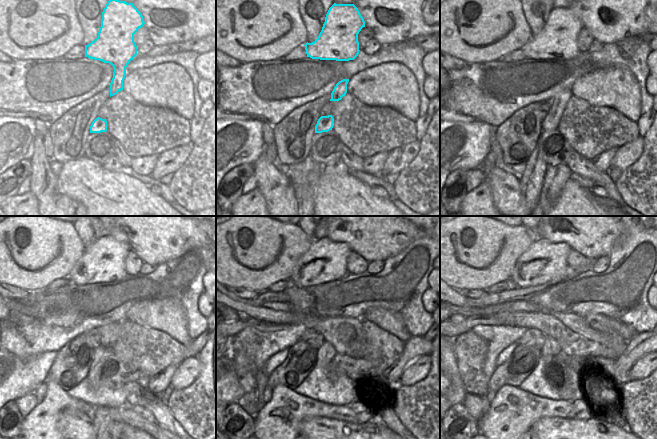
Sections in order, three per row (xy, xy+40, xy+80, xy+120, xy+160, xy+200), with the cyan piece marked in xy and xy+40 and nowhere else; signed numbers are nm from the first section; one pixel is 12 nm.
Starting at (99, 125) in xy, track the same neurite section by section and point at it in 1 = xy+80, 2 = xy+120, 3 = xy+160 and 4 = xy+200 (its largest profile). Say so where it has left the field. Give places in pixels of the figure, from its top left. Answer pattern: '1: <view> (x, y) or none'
1: xy+80 (550, 122)
2: xy+120 (105, 341)
3: xy+160 (348, 330)
4: xy+200 (576, 322)

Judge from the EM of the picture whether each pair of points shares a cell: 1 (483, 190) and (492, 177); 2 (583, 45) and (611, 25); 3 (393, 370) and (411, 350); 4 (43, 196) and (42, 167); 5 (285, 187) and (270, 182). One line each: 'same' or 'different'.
1: different
2: different
3: same
4: same
5: same

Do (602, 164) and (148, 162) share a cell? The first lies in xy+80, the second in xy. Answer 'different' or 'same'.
same

